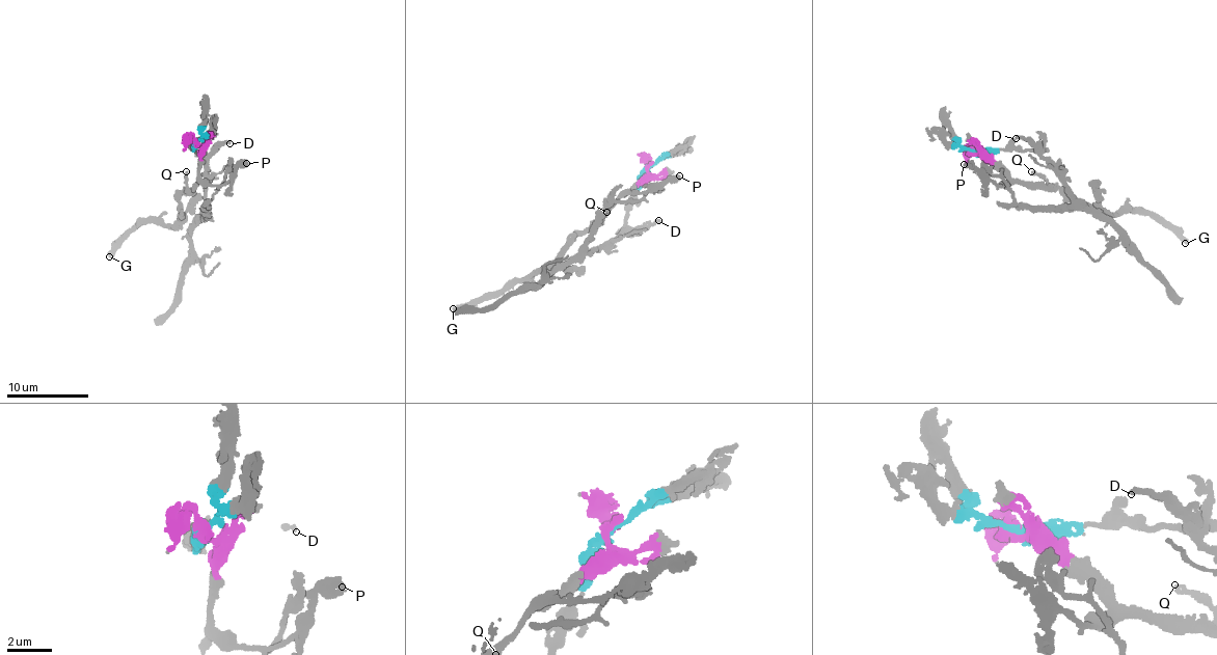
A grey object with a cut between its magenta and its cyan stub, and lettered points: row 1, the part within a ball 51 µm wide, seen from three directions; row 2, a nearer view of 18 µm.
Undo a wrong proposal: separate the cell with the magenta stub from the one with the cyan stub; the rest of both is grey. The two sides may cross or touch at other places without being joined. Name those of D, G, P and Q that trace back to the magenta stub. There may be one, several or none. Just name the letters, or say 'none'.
G, P, Q

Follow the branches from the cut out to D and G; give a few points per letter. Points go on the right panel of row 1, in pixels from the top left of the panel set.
D: (973, 151), (1036, 148), (1016, 139)
G: (973, 151), (1015, 179), (1058, 188), (1102, 211), (1146, 214), (1186, 243)

